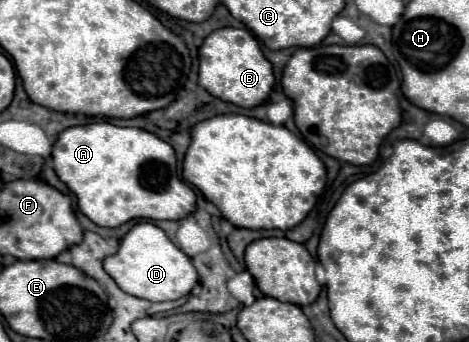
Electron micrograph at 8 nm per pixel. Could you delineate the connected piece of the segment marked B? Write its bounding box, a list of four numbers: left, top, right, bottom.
[199,28,273,108]

